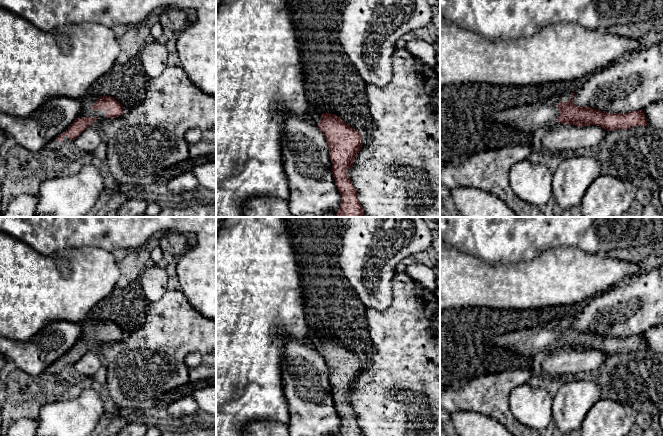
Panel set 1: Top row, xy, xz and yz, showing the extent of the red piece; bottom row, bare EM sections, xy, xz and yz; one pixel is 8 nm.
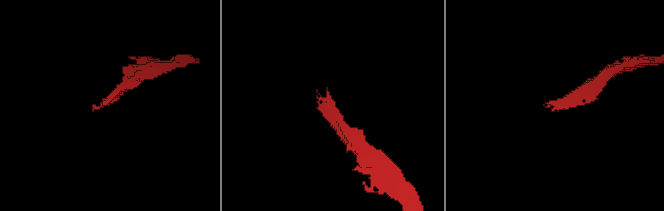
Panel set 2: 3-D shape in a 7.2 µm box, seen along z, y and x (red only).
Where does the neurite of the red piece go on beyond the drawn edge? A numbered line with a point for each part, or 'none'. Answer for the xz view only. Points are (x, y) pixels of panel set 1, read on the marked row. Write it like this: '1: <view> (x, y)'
1: xz (315, 114)

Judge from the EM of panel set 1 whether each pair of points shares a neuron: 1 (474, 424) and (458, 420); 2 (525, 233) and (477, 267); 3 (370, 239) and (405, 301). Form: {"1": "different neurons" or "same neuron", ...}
{"1": "same neuron", "2": "different neurons", "3": "different neurons"}

